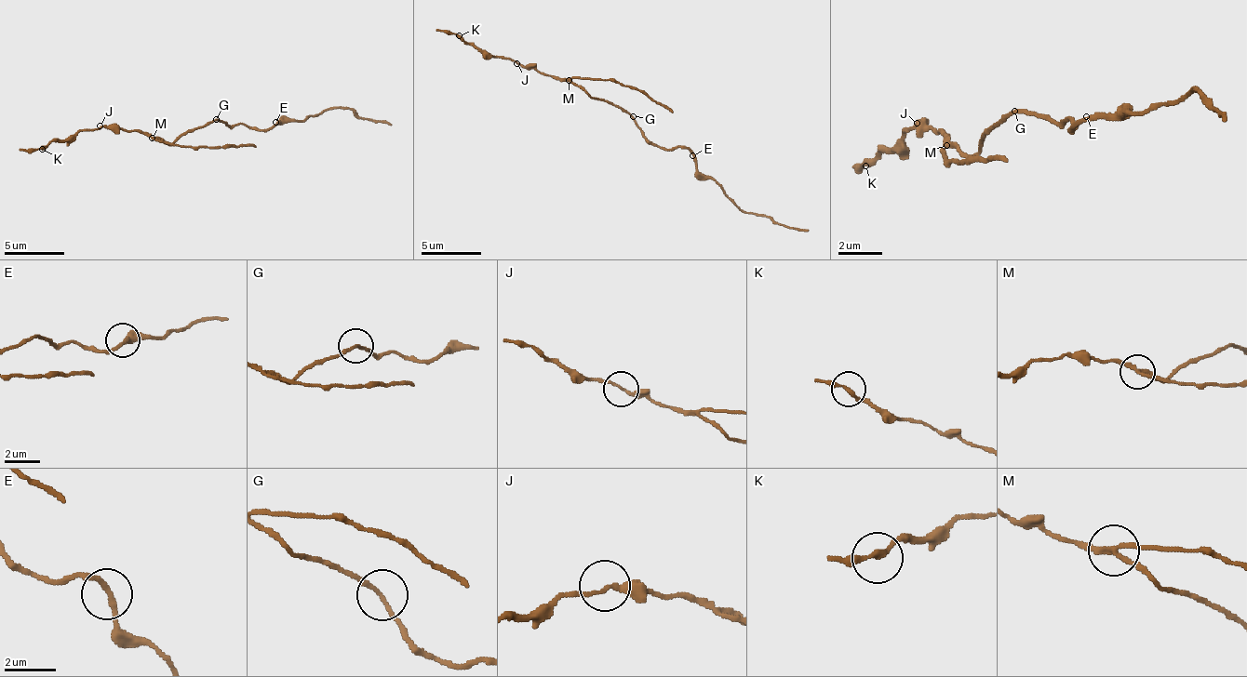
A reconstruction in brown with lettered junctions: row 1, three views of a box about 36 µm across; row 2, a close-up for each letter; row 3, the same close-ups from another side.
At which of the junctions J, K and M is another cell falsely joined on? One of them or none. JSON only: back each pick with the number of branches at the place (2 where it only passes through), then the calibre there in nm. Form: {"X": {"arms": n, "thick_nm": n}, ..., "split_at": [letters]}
{"M": {"arms": 3, "thick_nm": 190}, "split_at": ["M"]}

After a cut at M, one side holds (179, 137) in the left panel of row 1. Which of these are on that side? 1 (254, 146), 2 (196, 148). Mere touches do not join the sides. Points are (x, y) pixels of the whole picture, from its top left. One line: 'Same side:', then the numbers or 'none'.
Same side: none

